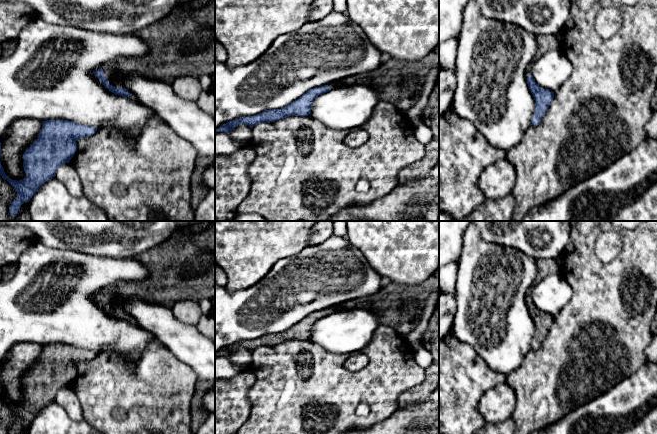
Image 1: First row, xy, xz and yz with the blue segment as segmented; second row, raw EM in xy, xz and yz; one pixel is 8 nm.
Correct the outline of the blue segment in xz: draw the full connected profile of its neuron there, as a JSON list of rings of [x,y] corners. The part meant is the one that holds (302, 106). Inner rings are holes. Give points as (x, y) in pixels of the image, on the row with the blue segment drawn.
[[[335,82],[321,87],[315,87],[308,90],[297,100],[293,101],[292,103],[281,109],[265,110],[262,113],[254,116],[241,117],[237,120],[229,121],[226,124],[223,124],[215,132],[230,133],[239,124],[245,124],[253,127],[259,123],[275,122],[289,116],[308,116],[312,110],[313,100],[319,95],[326,93],[336,87],[337,85]]]

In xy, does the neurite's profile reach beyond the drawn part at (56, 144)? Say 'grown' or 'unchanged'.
unchanged

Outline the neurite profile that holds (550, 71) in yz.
[[[560,47],[534,60],[529,67],[535,82],[554,93],[571,76],[572,71],[573,65]]]

